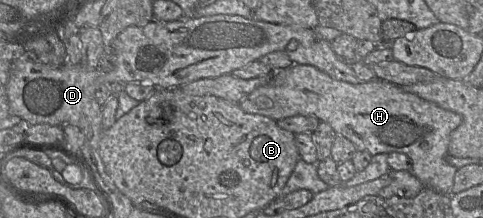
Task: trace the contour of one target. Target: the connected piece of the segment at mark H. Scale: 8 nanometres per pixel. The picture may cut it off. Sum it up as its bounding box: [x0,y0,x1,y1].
[238,64,462,195]

